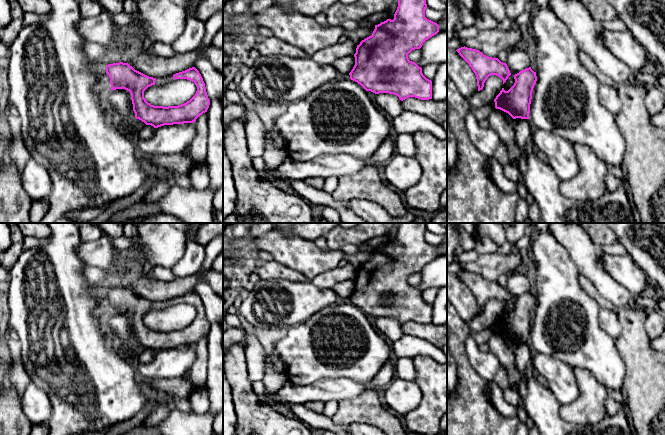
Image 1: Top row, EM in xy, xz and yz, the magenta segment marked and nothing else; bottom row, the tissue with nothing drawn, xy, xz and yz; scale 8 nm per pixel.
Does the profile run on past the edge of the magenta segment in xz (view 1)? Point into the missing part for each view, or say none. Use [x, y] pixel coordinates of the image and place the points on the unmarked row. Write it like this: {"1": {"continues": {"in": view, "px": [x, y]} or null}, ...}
{"1": {"continues": null}}

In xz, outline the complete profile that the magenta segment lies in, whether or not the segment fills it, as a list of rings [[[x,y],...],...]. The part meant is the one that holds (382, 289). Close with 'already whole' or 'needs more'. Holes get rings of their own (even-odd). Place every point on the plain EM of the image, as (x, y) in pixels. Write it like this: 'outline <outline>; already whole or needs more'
outline [[[398,223],[394,243],[375,249],[372,259],[357,269],[350,303],[366,315],[394,318],[401,325],[409,321],[432,323],[432,305],[423,299],[421,291],[408,282],[412,274],[420,273],[426,264],[439,256],[439,249],[425,241],[426,232],[426,223]]]; already whole

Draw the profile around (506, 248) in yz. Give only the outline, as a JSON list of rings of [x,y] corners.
[[[505,241],[504,244],[501,247],[499,247],[496,252],[503,255],[507,255],[511,253],[514,249],[515,248],[508,241]]]

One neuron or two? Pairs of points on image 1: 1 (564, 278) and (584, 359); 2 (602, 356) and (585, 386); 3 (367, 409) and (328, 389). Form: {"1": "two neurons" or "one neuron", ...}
{"1": "one neuron", "2": "two neurons", "3": "two neurons"}

